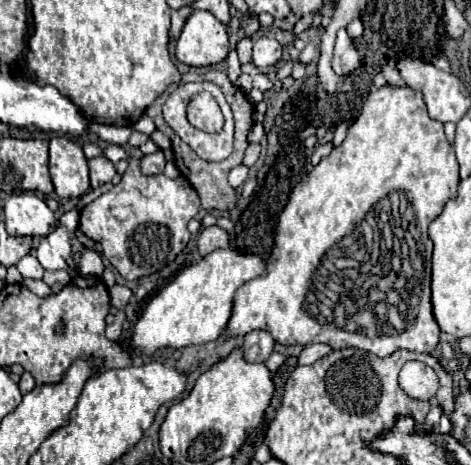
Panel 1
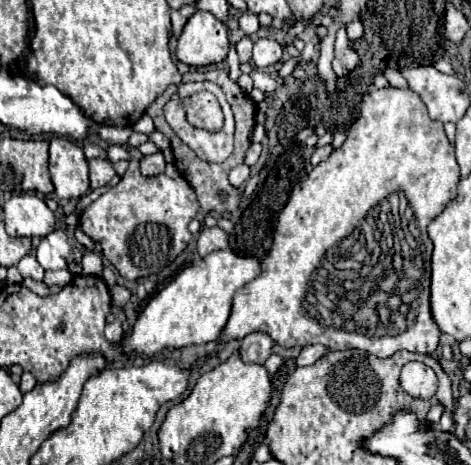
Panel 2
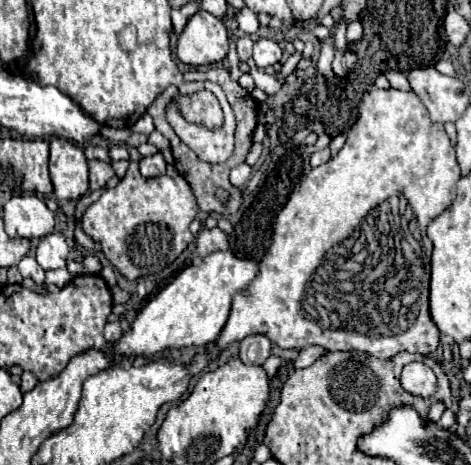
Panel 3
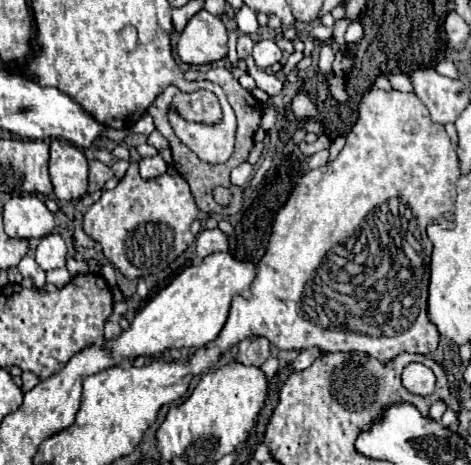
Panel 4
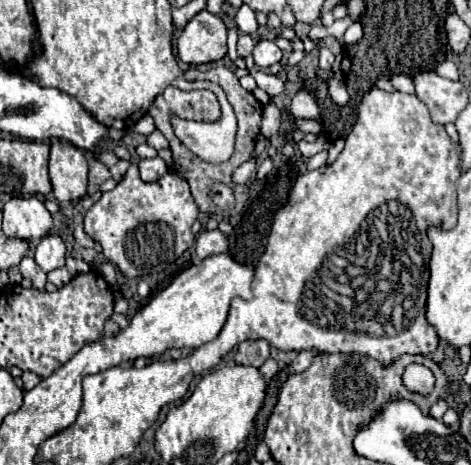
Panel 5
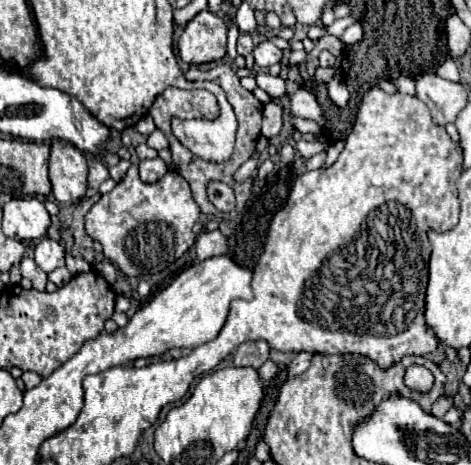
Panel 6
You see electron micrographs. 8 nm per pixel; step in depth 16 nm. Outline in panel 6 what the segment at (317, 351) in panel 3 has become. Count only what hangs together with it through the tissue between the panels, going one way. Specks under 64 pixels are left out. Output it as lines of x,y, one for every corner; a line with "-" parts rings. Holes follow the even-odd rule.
300,352
300,354
296,354
296,358
294,358
294,360
290,362
290,366
288,366
288,378
300,376
300,374
308,368
310,358
312,358
310,352

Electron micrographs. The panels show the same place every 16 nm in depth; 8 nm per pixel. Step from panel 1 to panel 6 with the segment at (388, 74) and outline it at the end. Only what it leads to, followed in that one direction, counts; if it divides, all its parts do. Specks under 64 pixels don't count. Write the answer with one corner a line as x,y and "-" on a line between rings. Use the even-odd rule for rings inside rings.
396,78
394,80
394,86
402,92
402,94
410,94
410,96
416,96
416,86
414,86
414,80
412,78

